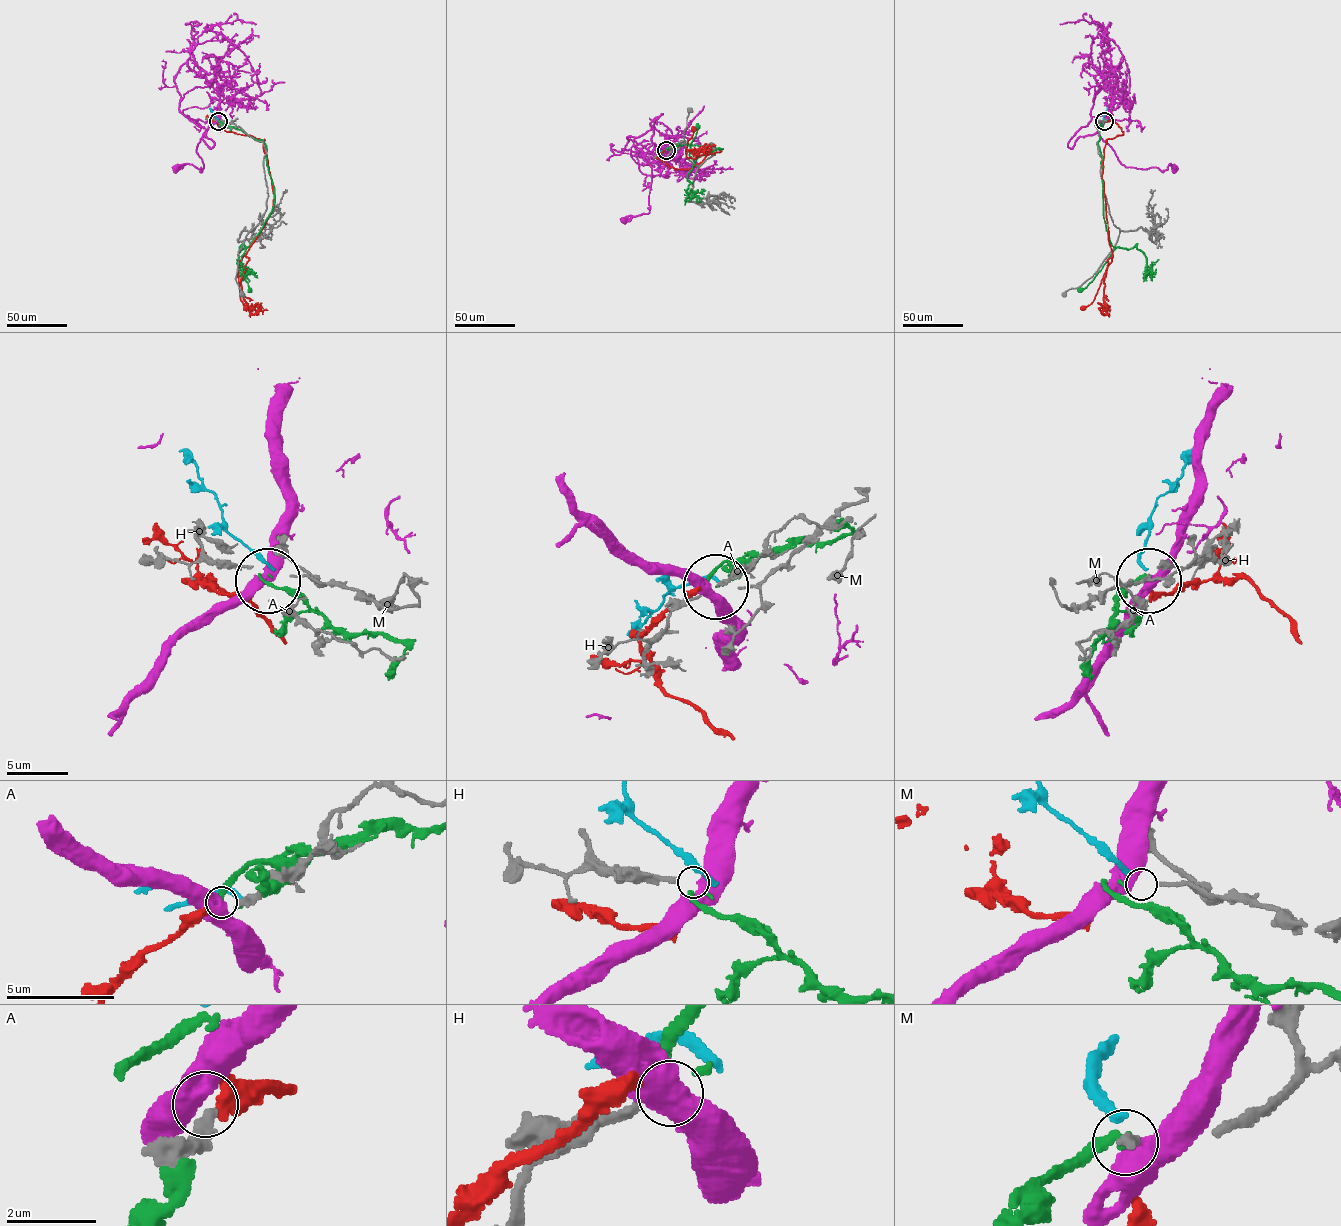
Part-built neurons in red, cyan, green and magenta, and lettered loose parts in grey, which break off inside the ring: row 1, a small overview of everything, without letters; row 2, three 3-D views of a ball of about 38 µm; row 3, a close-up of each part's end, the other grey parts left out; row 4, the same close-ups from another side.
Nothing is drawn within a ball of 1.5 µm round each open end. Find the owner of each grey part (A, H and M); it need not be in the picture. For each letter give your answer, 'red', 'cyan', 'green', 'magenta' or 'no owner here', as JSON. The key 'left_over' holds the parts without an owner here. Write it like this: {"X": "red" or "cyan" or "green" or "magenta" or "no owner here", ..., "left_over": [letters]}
{"A": "red", "H": "green", "M": "cyan", "left_over": []}

